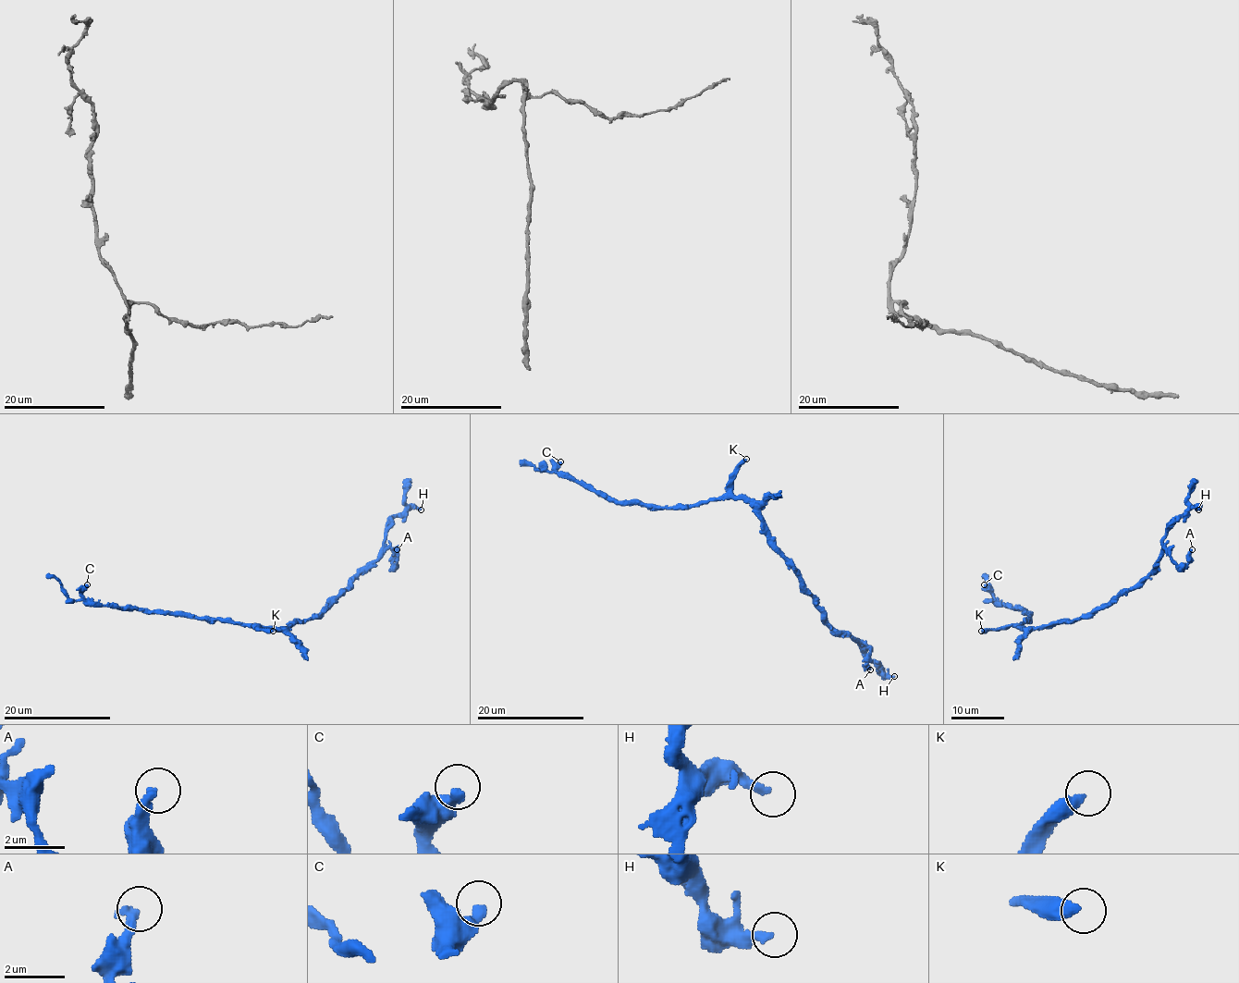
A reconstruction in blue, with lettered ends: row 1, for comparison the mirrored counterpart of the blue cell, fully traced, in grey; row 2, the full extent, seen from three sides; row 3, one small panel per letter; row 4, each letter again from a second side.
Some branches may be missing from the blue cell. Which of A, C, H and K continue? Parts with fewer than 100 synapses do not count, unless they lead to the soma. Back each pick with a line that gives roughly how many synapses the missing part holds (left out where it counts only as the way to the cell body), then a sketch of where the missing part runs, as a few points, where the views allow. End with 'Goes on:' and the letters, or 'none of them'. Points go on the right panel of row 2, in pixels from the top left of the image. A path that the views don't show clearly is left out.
K: about 120 synapses
Goes on: K

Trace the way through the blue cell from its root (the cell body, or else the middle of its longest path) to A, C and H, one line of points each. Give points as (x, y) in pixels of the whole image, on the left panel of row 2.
A: (287, 627), (314, 618), (389, 548), (397, 556), (394, 564), (397, 549)
C: (287, 627), (244, 625), (221, 619), (187, 618), (93, 604), (82, 596), (82, 588), (87, 584)
H: (287, 627), (314, 618), (377, 558), (383, 546), (385, 528), (396, 516), (411, 507), (421, 509)

